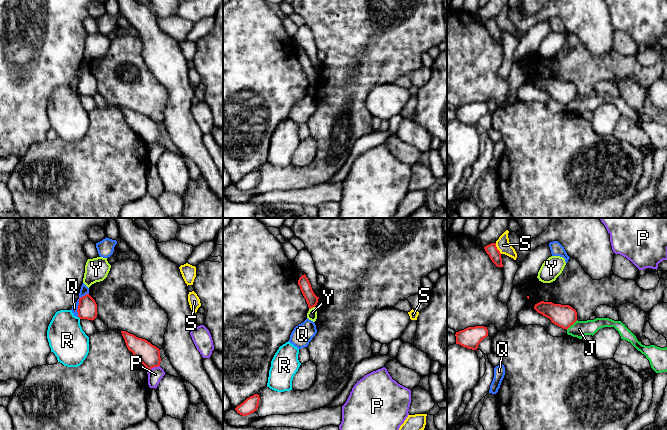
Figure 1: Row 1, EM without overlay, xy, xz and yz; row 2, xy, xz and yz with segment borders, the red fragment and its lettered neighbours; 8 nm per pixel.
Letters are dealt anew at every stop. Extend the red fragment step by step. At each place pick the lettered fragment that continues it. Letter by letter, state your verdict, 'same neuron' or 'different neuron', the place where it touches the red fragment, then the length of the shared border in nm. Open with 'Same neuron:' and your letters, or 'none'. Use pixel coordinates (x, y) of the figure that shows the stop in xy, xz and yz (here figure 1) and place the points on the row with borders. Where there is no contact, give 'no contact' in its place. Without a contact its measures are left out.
Same neuron: none
J: different neuron; meets red in yz at (571, 324); contact 120 nm long
P: different neuron; meets red in xy at (153, 367); contact 110 nm long
Q: different neuron; meets red in xy at (79, 303); contact 220 nm long
R: different neuron; meets red in xy at (79, 317); contact 30 nm long
S: different neuron; meets red in yz at (496, 248); contact 100 nm long
Y: different neuron; meets red in xz at (311, 307); contact 50 nm long

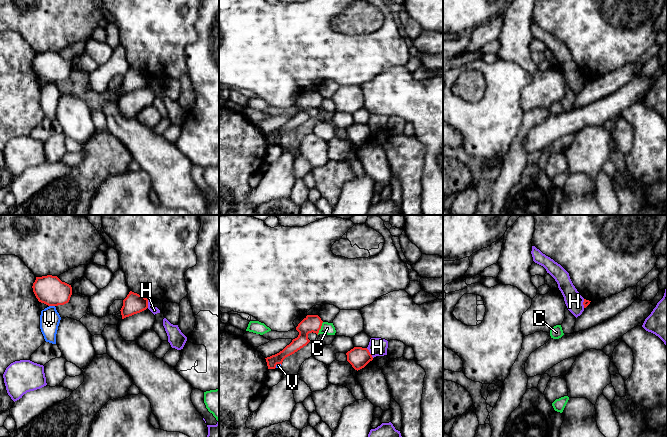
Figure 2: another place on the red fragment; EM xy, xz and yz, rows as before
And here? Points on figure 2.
Same neuron: none
C: different neuron; meets red in xz at (320, 328); contact 120 nm long
H: different neuron; meets red in xz at (369, 353); contact 100 nm long
V: different neuron; meets red in xy at (52, 305); contact 50 nm long

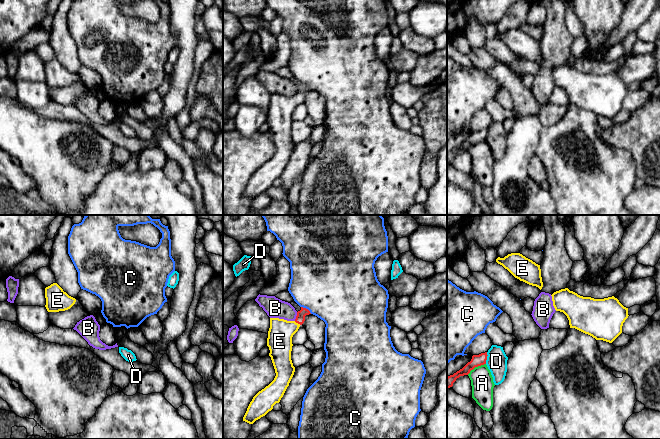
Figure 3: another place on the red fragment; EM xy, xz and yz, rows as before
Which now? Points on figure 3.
Same neuron: E
A: different neuron; meets red in yz at (476, 366); contact 180 nm long
B: different neuron; meets red in xz at (296, 316); contact 80 nm long
C: different neuron; meets red in xz at (305, 308); contact 110 nm long
D: different neuron; meets red in yz at (486, 358); contact 100 nm long
E: same neuron; meets red in xz at (297, 322); contact 60 nm long

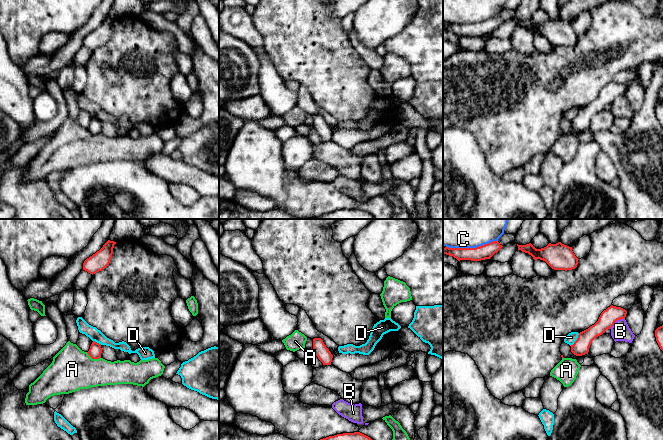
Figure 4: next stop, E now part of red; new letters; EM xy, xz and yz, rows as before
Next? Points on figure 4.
Same neuron: none
A: different neuron; meets red in xy at (93, 358); contact 130 nm long
B: different neuron; meets red in yz at (616, 320); contact 150 nm long
C: different neuron; meets red in yz at (471, 248); contact 420 nm long
D: different neuron; meets red in yz at (576, 340); contact 130 nm long

